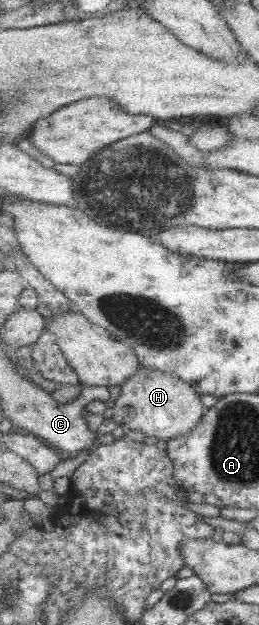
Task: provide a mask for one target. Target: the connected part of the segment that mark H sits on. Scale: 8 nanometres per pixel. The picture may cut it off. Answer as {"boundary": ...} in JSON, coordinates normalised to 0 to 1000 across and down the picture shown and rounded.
{"boundary":[[[541,586],[537,594],[467,614],[432,670],[483,688],[541,688],[564,698],[653,706],[676,698],[741,691],[776,677],[799,656],[772,632],[691,602]]]}

